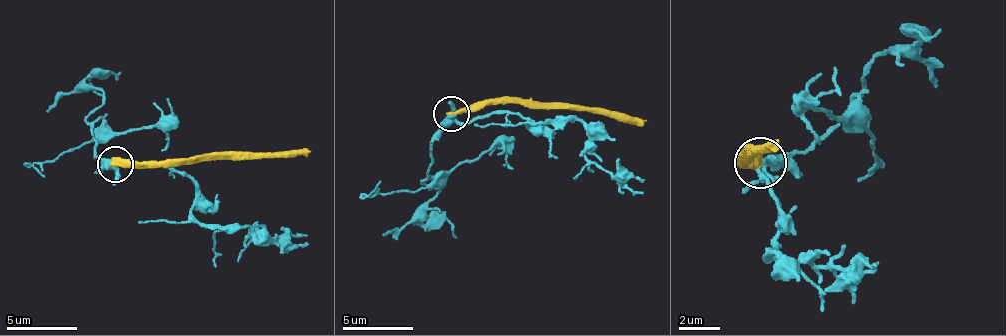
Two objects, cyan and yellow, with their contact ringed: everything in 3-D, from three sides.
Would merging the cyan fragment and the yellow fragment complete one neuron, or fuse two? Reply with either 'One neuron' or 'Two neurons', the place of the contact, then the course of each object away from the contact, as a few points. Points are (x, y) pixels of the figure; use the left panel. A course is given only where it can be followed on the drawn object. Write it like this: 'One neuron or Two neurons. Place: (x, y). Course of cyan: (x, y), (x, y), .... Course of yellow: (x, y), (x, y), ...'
Two neurons. Place: (115, 164). Course of cyan: (116, 165), (134, 161), (173, 165), (194, 183), (198, 218), (208, 225), (240, 225), (251, 236), (308, 236). Course of yellow: (116, 165), (290, 154), (308, 147)

